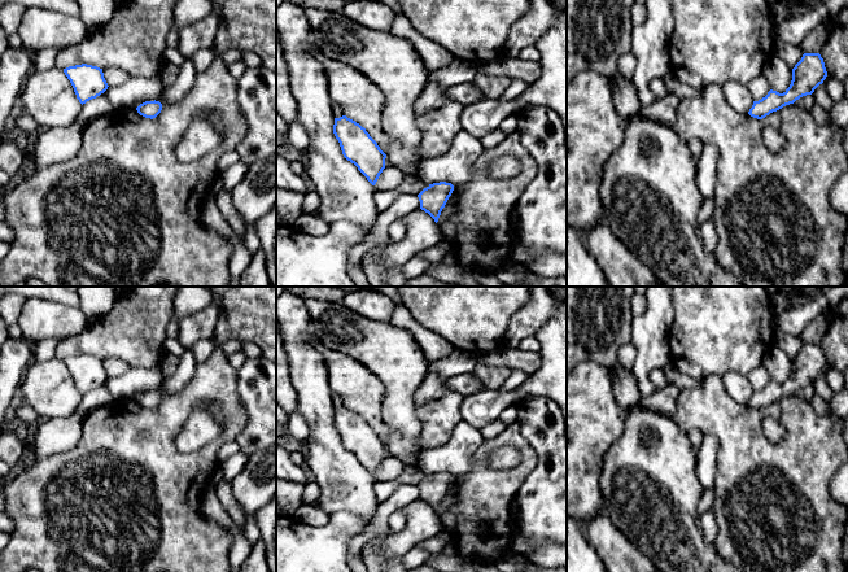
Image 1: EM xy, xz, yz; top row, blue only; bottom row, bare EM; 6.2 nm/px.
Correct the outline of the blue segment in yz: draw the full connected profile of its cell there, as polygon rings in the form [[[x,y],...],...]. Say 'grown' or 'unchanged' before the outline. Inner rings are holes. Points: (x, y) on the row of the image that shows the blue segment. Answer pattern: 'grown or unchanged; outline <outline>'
unchanged; outline [[[804,53],[801,60],[792,69],[790,87],[783,93],[770,89],[765,97],[753,101],[748,114],[753,118],[762,119],[770,113],[794,104],[800,97],[812,95],[814,89],[823,83],[826,77],[827,71],[821,54]]]

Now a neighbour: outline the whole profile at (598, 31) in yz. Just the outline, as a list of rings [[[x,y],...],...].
[[[567,0],[567,84],[585,70],[593,70],[609,79],[617,73],[617,57],[631,52],[634,4],[634,0]]]

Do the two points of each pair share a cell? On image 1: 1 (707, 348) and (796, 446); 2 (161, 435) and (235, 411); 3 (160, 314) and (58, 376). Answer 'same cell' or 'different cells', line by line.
1: different cells
2: same cell
3: different cells

